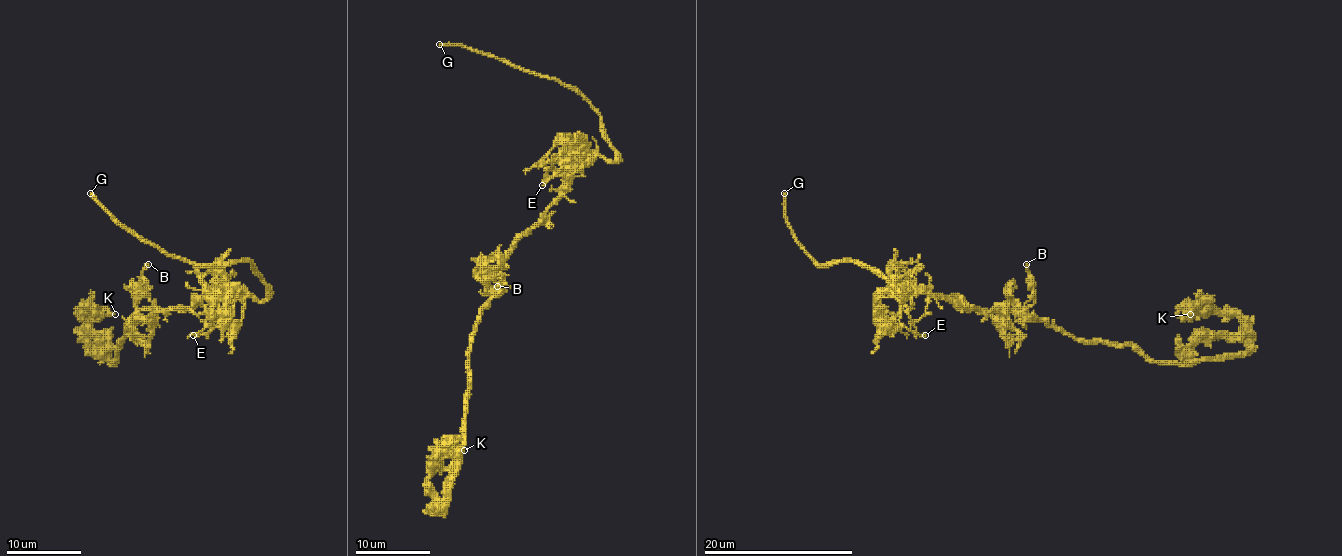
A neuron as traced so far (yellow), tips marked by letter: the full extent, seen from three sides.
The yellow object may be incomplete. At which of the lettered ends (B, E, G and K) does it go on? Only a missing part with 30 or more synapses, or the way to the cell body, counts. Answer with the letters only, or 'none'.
G

